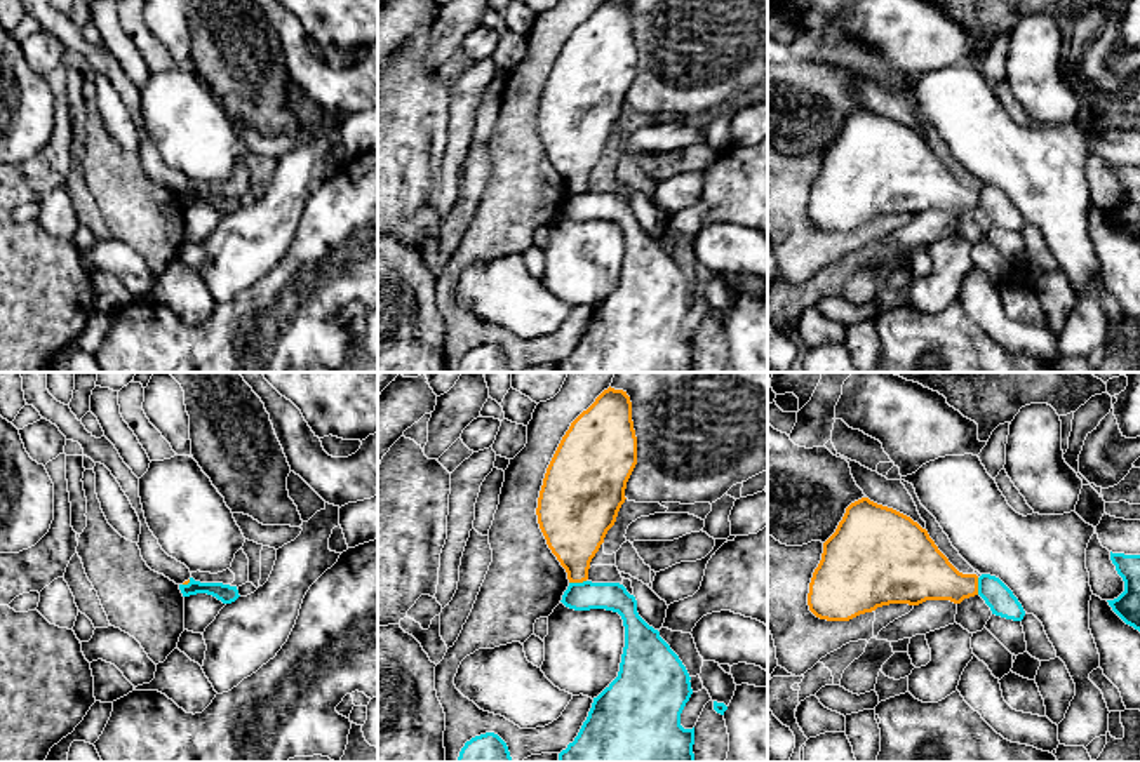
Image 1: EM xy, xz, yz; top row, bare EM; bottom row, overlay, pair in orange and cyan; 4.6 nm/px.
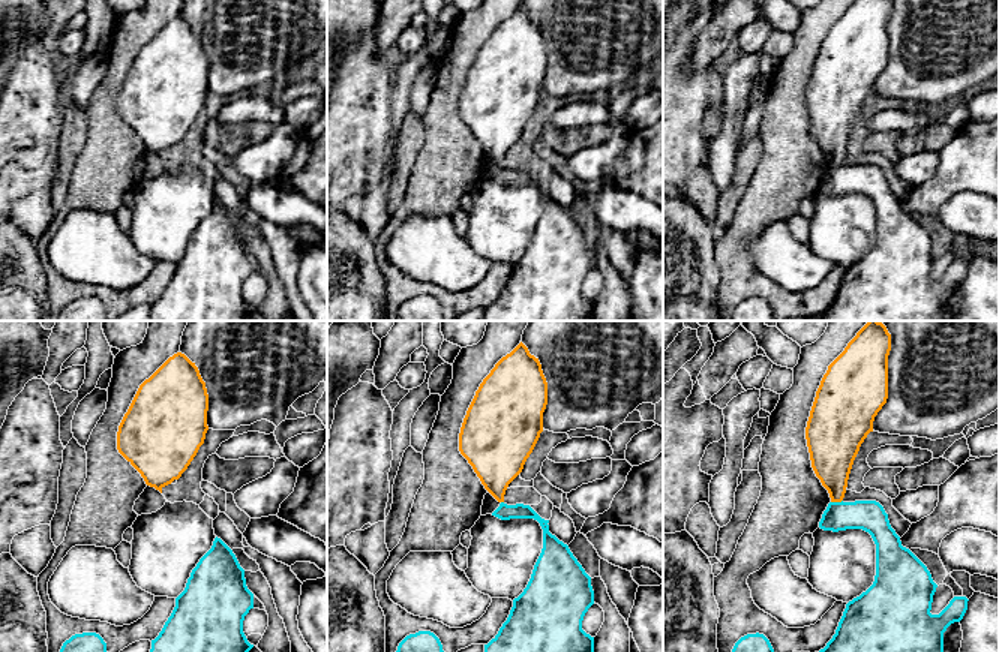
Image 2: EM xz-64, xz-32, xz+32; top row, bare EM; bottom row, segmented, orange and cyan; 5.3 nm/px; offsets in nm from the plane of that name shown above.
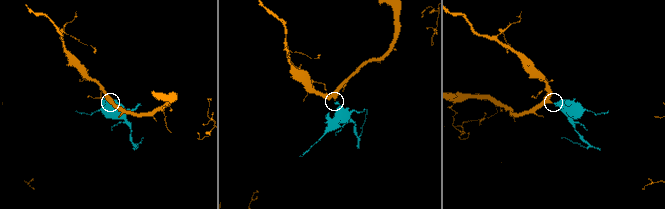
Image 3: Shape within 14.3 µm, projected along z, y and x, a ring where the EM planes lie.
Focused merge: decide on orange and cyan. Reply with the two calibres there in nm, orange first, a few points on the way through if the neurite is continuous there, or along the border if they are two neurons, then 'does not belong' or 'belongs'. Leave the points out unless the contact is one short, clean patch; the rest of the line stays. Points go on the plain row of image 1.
280 nm thick on the orange side, 130 nm on the other; border along xz (585, 190), (570, 193); does not belong

